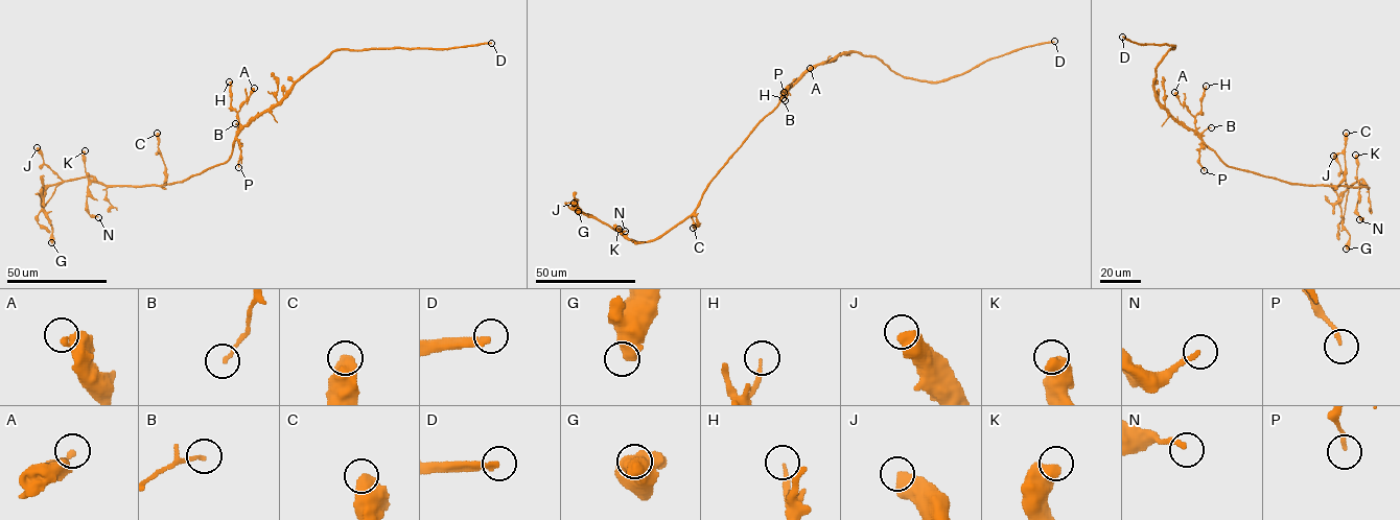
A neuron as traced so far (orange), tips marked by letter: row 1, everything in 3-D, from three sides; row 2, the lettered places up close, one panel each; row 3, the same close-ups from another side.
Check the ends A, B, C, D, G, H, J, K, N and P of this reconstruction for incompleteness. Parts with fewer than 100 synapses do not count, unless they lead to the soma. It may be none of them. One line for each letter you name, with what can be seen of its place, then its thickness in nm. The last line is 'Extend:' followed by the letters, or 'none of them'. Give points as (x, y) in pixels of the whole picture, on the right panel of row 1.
D: at (1122, 37); 280 nm thick
Extend: D

